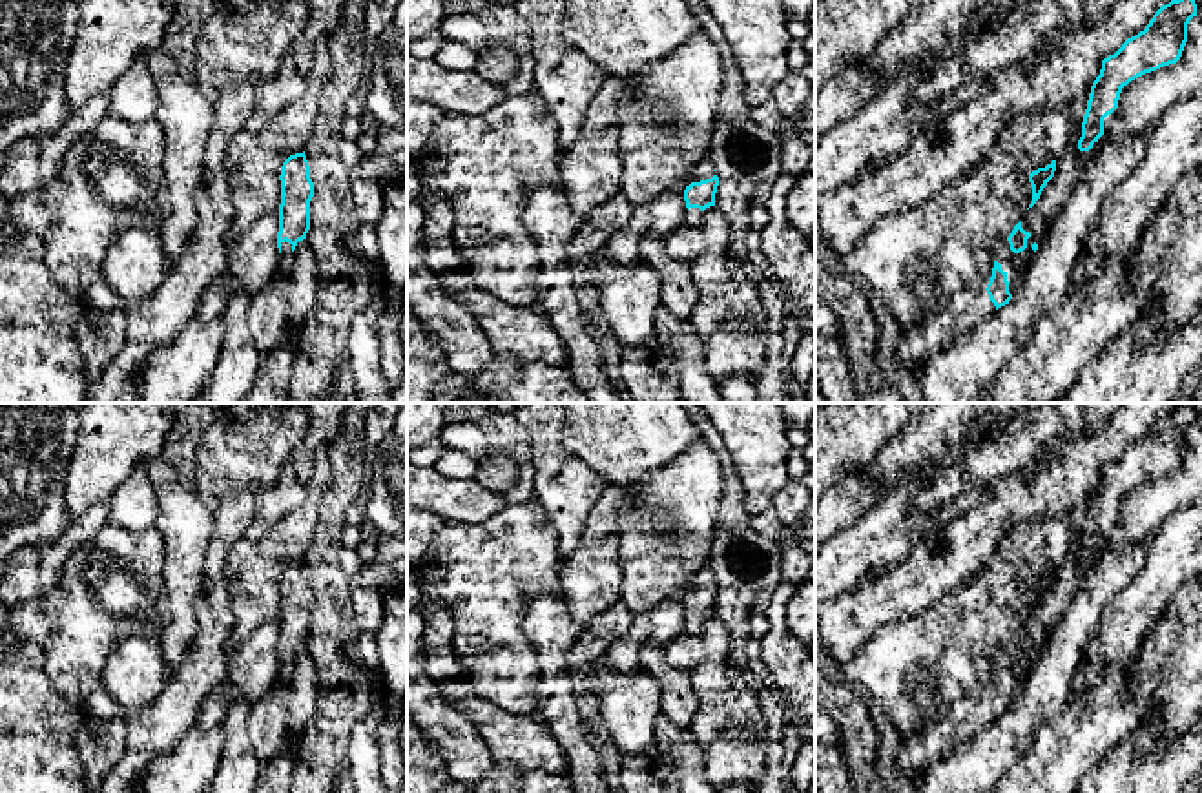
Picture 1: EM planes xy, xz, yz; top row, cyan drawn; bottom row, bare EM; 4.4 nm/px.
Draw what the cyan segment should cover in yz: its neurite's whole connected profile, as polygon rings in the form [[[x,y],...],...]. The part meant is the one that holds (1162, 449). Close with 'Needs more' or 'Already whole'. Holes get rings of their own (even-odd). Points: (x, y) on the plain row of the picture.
[[[1189,403],[1171,408],[1153,423],[1144,439],[1127,447],[1114,463],[1102,469],[1082,530],[1080,560],[1089,560],[1104,543],[1104,527],[1118,516],[1124,494],[1180,469],[1193,425],[1197,425],[1197,412]]]. Already whole

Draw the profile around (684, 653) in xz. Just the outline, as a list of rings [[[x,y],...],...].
[[[710,614],[704,618],[702,631],[693,636],[686,631],[666,645],[668,664],[691,675],[708,660],[726,660],[731,649],[731,636],[726,625]]]

